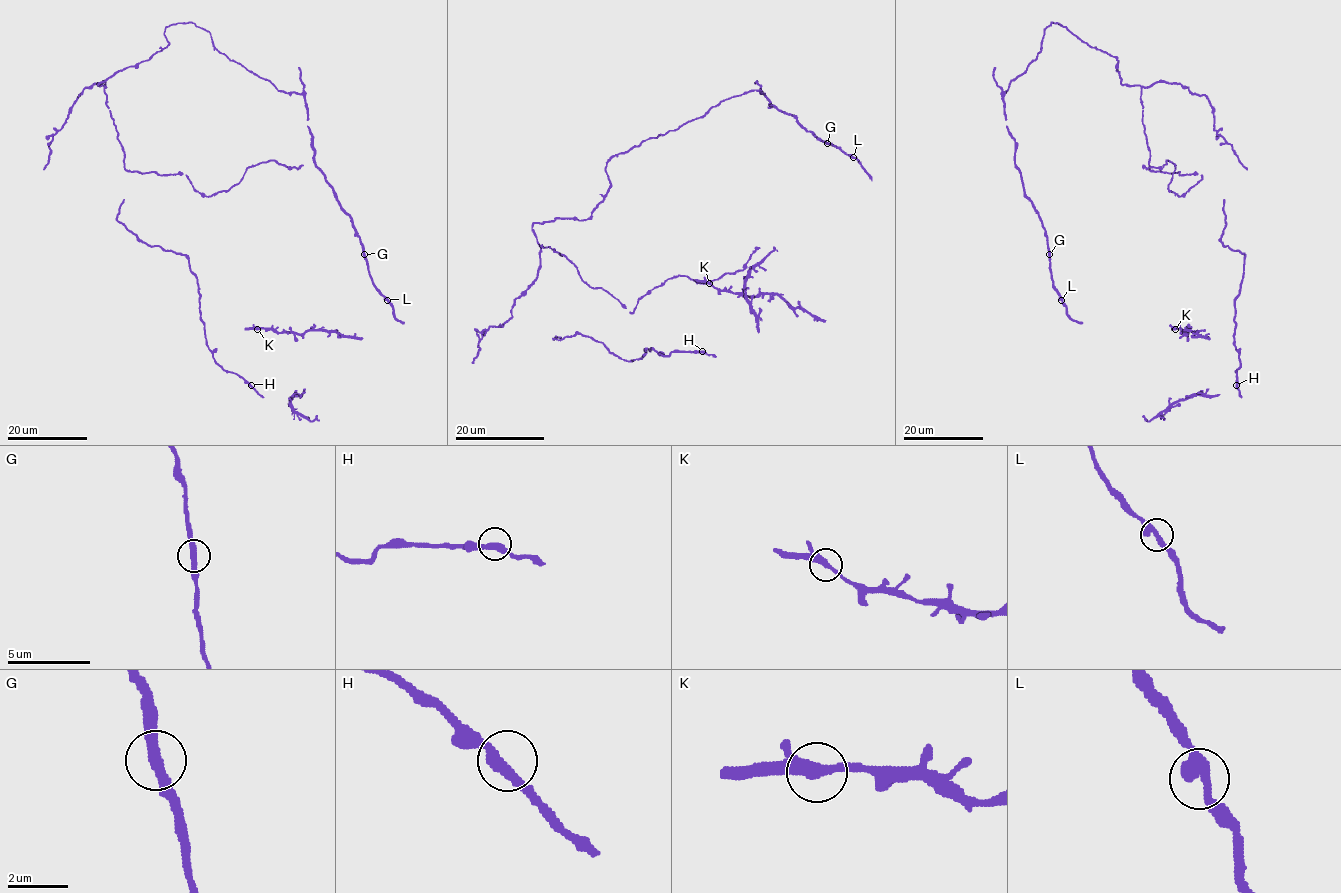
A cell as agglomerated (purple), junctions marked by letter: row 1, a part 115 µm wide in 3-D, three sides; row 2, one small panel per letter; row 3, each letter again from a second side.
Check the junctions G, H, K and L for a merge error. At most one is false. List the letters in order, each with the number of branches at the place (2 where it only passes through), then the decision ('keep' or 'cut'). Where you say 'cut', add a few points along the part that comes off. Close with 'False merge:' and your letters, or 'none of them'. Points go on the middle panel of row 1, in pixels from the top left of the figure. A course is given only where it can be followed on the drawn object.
G: 2 | keep
H: 2 | keep
K: 2 | keep
L: 2 | keep
False merge: none of them

